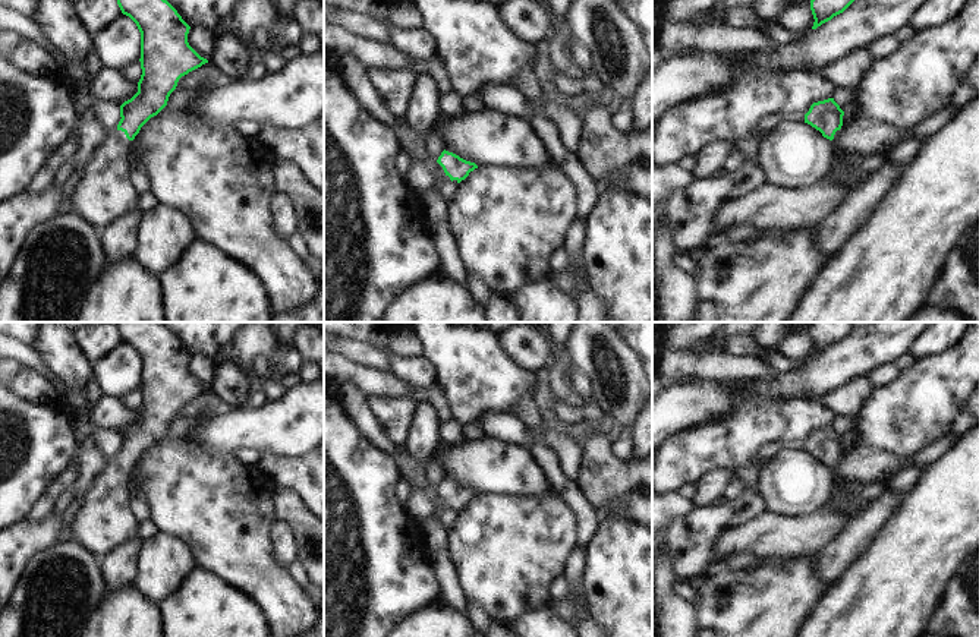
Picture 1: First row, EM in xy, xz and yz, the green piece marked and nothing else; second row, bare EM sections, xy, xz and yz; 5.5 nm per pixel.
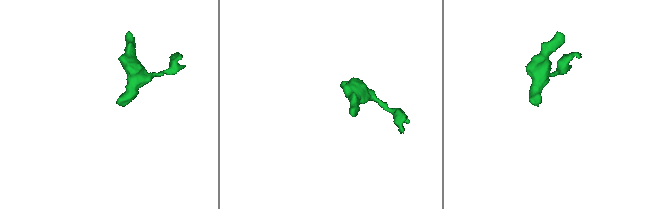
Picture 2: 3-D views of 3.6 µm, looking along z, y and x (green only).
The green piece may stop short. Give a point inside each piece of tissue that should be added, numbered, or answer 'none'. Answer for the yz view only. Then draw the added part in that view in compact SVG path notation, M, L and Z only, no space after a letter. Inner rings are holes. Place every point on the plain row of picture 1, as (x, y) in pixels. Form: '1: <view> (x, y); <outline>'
1: yz (839, 488); M840 458L835 460L834 467L831 469L834 472L834 495L832 498L843 495L843 493L853 493L850 489L847 489L835 476L835 467L838 464ZM831 498L831 499L832 499Z

